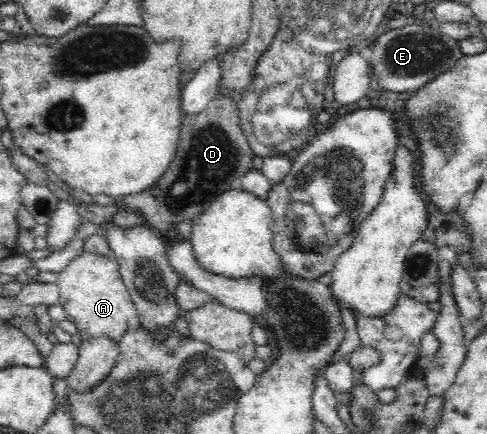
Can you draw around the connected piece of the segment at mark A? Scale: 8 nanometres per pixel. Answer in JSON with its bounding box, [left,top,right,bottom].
[57,251,138,345]

